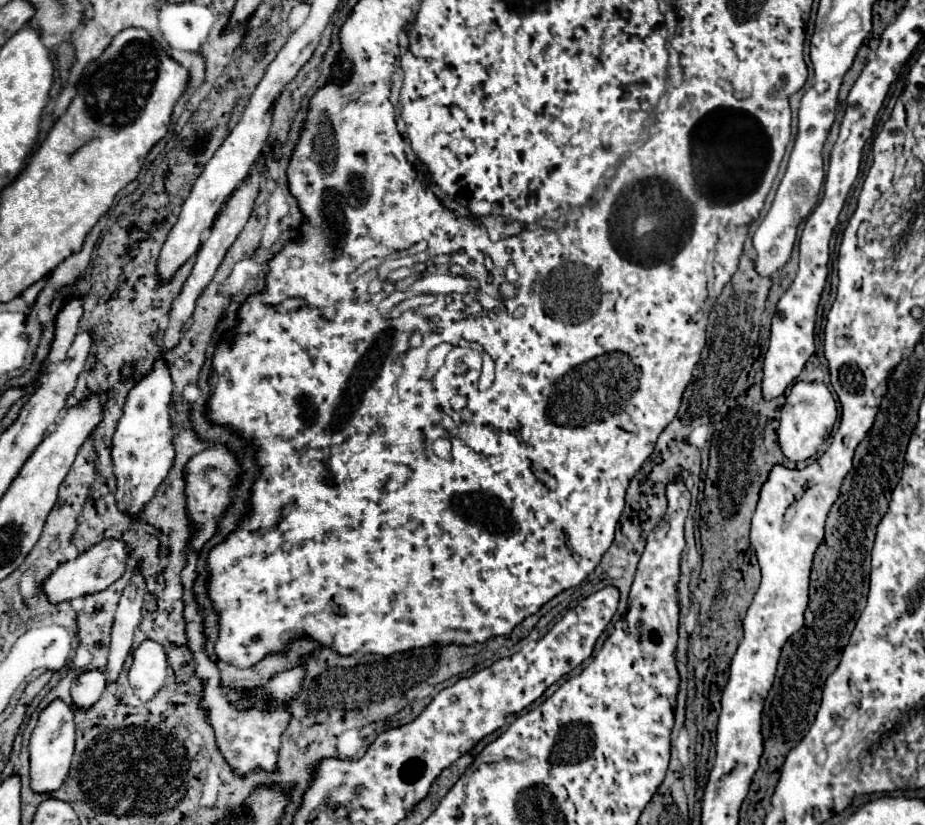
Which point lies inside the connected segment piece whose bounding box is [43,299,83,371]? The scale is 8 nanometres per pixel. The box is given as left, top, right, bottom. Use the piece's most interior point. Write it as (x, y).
(66, 327)

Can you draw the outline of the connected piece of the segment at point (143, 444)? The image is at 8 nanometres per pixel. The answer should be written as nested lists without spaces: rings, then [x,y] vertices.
[[[157,361],[153,371],[141,379],[127,395],[123,417],[113,437],[113,463],[117,477],[117,505],[133,517],[141,515],[143,505],[167,477],[175,447],[171,439],[171,375],[165,361]]]

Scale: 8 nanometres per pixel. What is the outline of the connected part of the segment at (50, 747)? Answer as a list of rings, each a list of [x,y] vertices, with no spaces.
[[[53,701],[39,717],[37,727],[31,735],[29,743],[29,753],[31,753],[31,769],[29,769],[29,779],[31,779],[31,789],[35,793],[53,793],[57,791],[71,767],[71,757],[73,757],[73,747],[75,747],[75,723],[73,723],[73,709],[65,705],[63,701]]]

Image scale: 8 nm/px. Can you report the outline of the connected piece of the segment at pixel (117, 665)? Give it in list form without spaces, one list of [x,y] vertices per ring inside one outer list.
[[[137,573],[133,575],[131,583],[125,587],[123,597],[119,601],[117,615],[115,615],[115,623],[111,631],[111,651],[109,651],[109,661],[105,665],[107,685],[117,681],[123,671],[123,663],[131,651],[133,631],[141,619],[143,595],[145,595],[145,579],[143,575]]]

